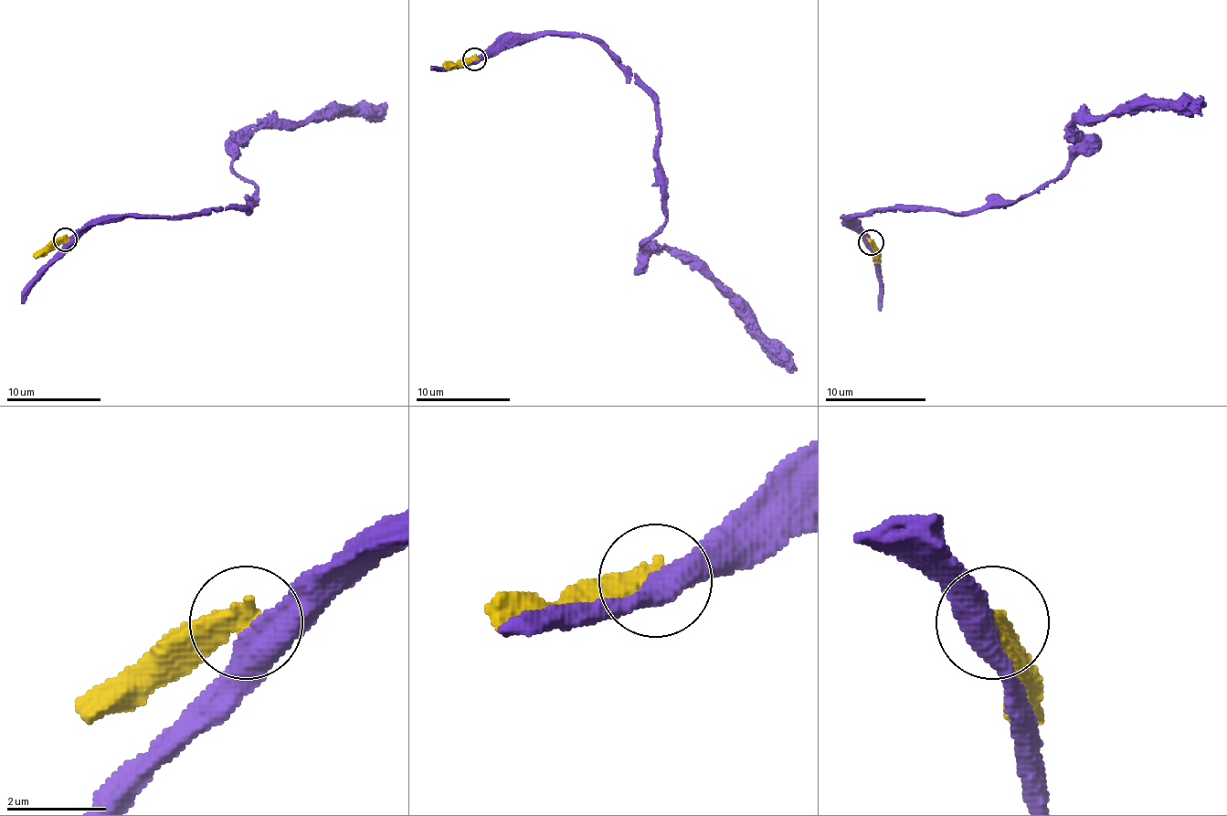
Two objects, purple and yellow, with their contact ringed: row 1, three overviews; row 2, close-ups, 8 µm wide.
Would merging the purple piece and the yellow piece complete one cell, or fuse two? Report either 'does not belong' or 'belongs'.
does not belong

